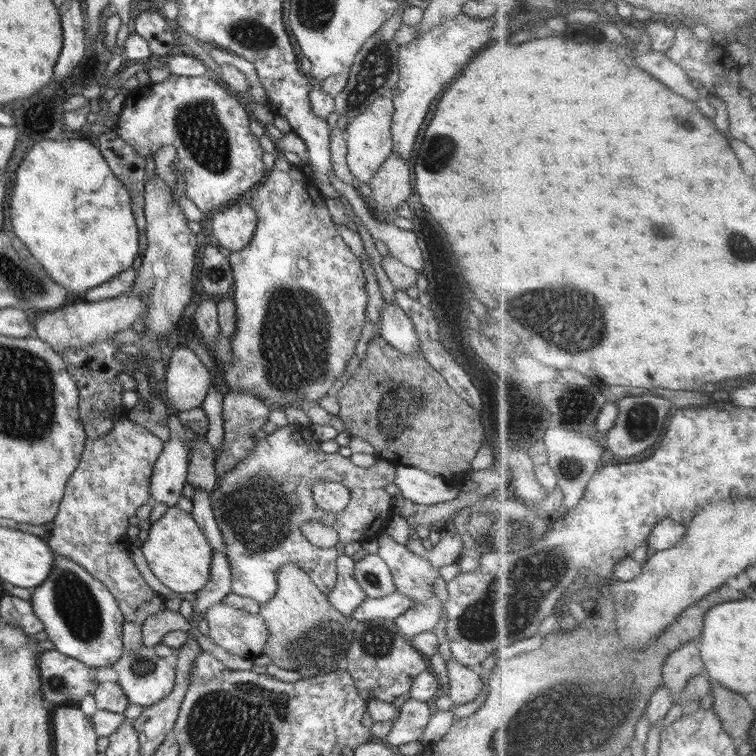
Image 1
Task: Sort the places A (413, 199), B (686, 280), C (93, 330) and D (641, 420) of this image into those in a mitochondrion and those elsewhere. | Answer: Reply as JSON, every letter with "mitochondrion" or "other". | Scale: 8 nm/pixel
{"A":"other","B":"other","C":"other","D":"mitochondrion"}

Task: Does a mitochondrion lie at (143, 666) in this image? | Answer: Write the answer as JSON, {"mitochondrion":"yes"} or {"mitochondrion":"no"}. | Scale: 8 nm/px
{"mitochondrion":"yes"}

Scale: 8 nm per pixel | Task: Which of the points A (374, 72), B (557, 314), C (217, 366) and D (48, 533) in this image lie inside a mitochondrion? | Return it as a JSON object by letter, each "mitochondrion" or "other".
{"A":"mitochondrion","B":"mitochondrion","C":"other","D":"other"}

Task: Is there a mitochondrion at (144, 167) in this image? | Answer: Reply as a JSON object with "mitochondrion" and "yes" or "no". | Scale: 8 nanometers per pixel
{"mitochondrion":"no"}

